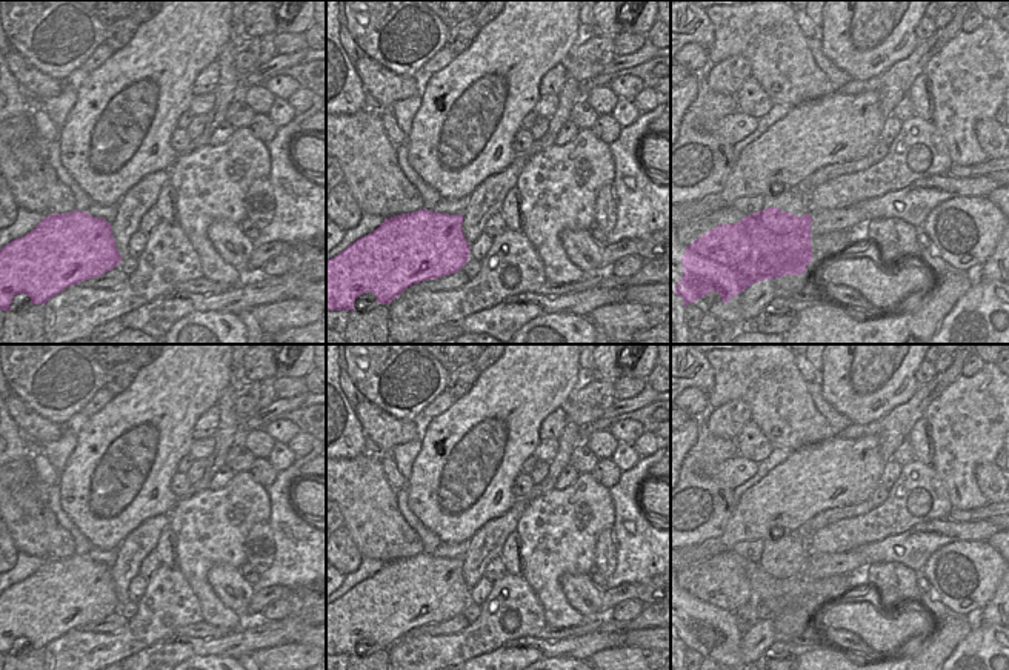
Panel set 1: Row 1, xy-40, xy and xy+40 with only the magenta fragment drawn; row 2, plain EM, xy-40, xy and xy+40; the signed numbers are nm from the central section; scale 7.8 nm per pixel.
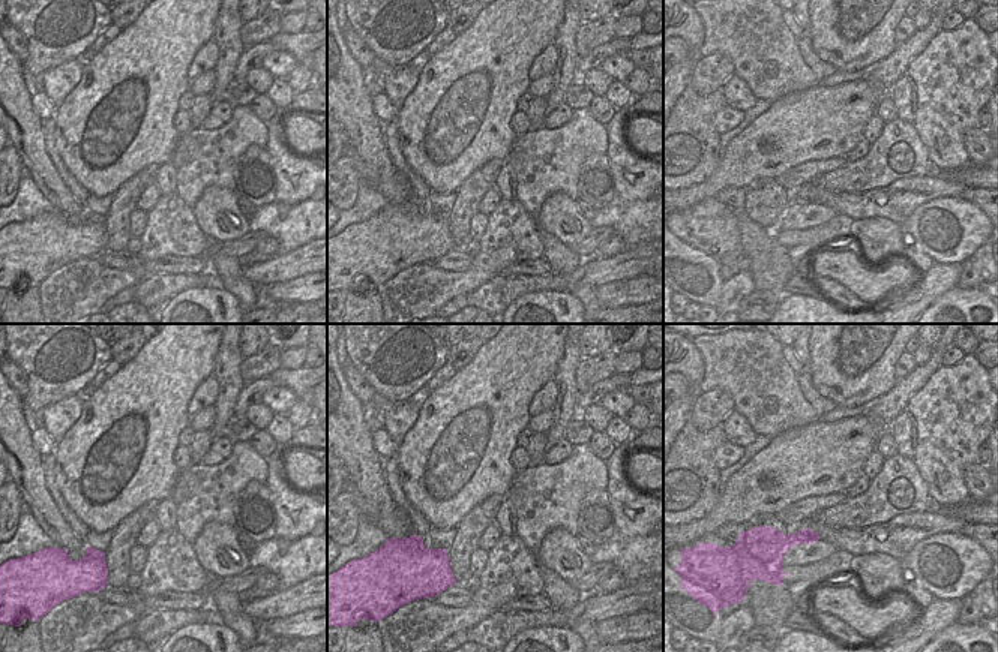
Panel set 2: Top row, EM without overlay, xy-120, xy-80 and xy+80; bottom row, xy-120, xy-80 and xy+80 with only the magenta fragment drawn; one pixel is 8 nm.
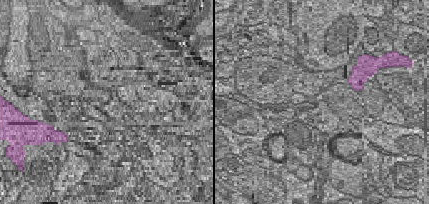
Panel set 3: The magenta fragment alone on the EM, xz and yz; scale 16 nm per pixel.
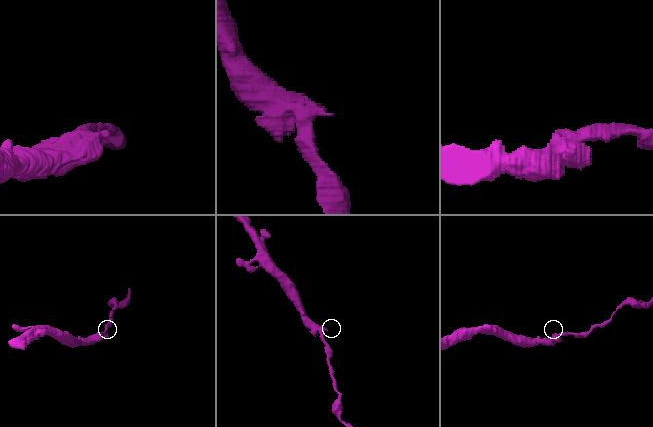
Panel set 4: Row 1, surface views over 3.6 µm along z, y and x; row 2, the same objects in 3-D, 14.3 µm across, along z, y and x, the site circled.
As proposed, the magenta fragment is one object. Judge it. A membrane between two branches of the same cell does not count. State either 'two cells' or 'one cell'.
two cells

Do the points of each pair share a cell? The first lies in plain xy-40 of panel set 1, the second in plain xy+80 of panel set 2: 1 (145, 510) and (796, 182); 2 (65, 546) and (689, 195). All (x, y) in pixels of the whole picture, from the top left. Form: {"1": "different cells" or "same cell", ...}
{"1": "different cells", "2": "same cell"}

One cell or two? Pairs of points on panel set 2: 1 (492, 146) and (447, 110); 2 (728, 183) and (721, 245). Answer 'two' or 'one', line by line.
1: two
2: one

